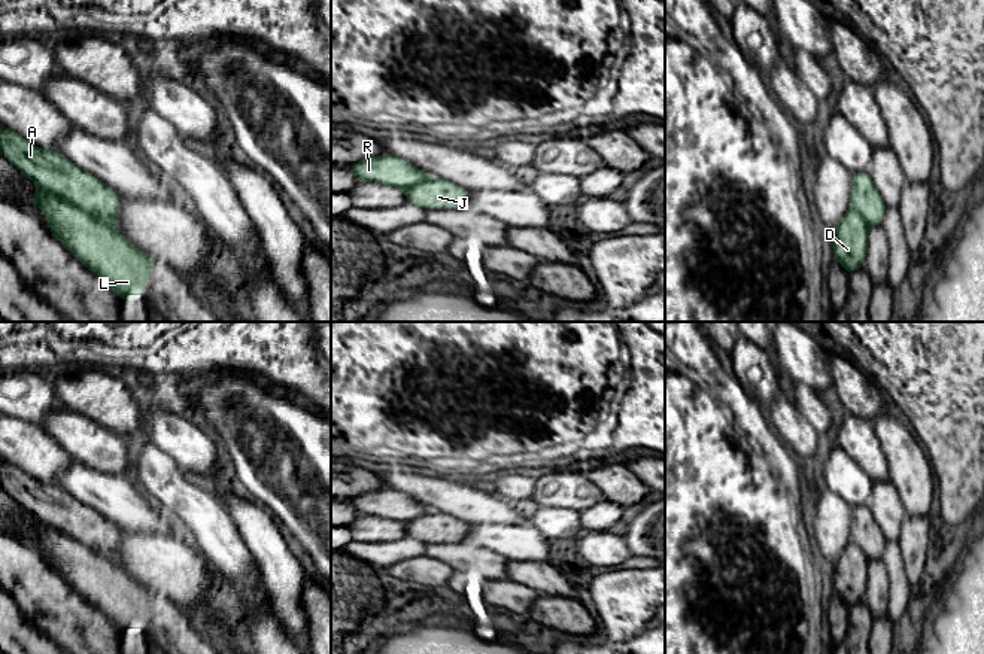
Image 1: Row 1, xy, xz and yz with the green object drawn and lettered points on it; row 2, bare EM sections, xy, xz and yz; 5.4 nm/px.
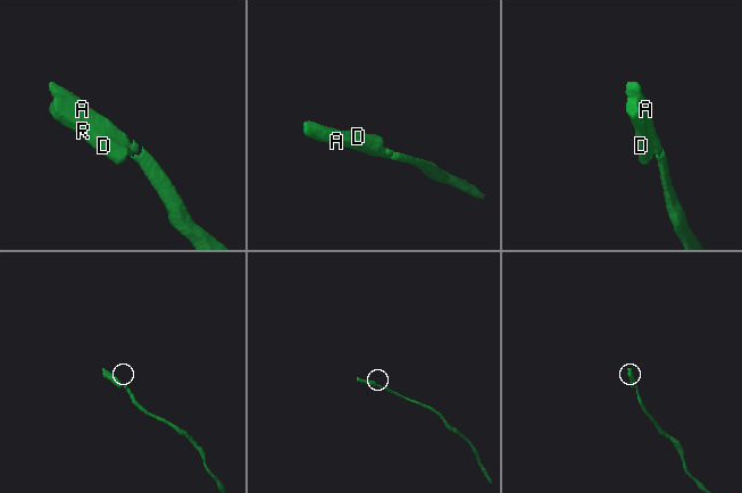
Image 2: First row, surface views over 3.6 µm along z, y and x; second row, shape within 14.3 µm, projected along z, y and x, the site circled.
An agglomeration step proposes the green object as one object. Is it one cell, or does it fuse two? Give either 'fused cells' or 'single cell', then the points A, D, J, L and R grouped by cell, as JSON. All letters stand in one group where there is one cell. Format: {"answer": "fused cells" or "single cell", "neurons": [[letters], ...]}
{"answer": "fused cells", "neurons": [["A", "J"], ["D", "L", "R"]]}

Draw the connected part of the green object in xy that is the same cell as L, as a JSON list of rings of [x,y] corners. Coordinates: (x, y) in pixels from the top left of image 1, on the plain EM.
[[[39,521],[39,527],[28,532],[43,544],[51,559],[48,565],[88,603],[100,609],[124,636],[142,629],[155,603],[157,594],[152,588],[140,585],[112,557],[89,550],[86,545],[57,529]]]

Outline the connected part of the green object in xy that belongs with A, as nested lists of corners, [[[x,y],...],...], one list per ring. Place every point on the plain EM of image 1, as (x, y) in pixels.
[[[0,457],[0,487],[37,521],[57,529],[89,550],[113,557],[119,533],[100,512],[58,484],[45,484]]]

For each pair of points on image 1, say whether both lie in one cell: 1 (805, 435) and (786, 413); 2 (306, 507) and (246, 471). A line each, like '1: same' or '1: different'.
1: same
2: same

